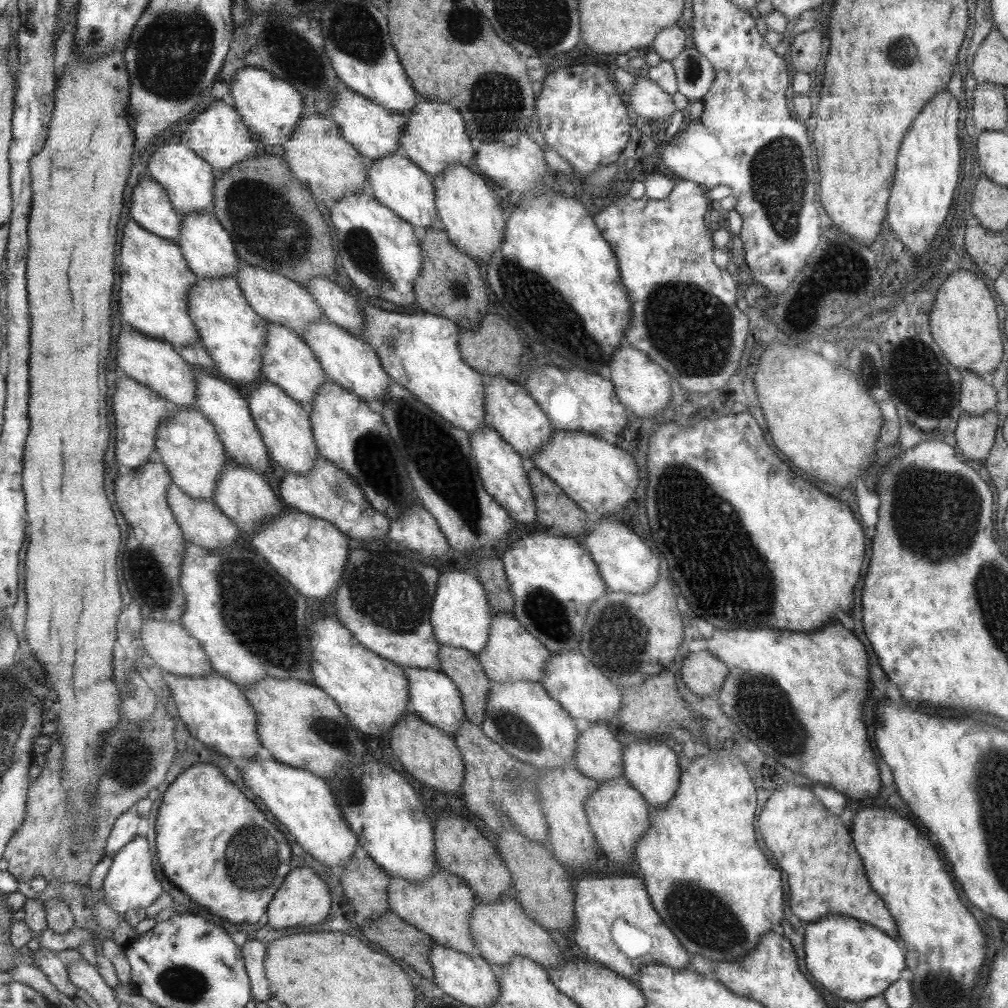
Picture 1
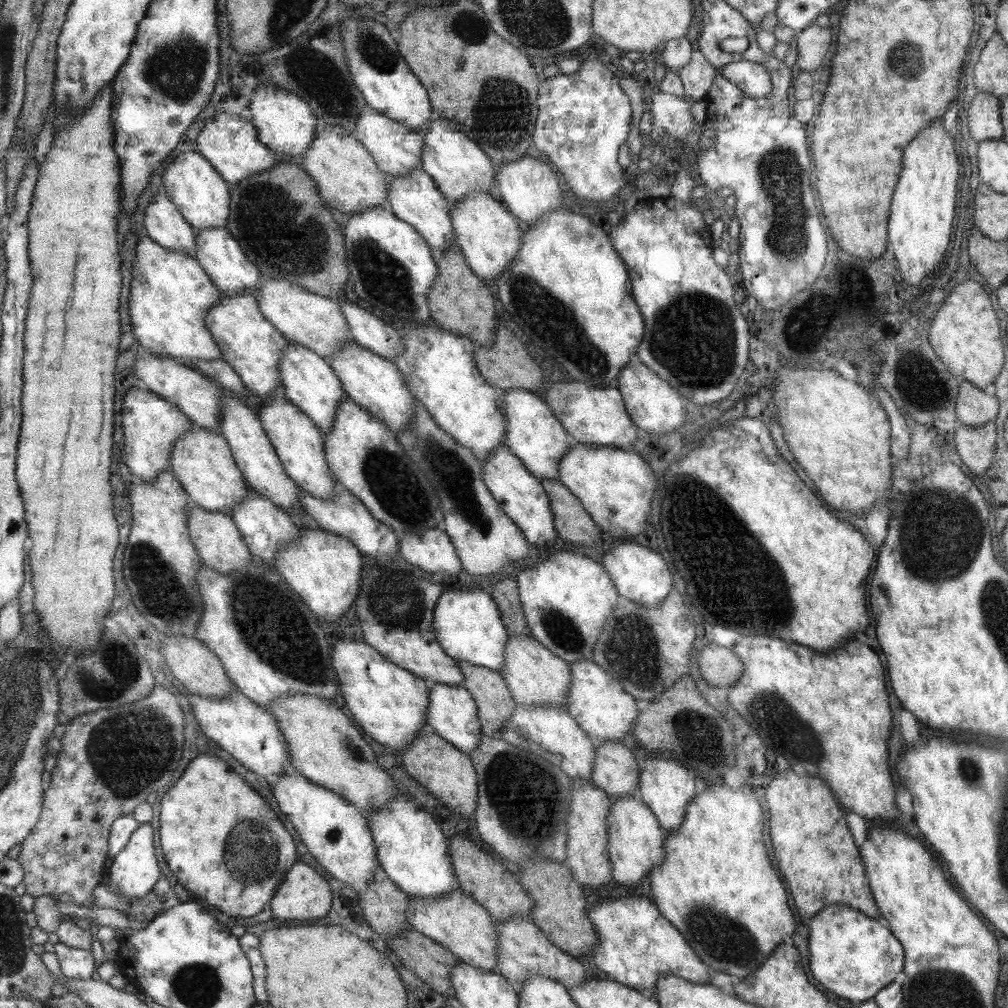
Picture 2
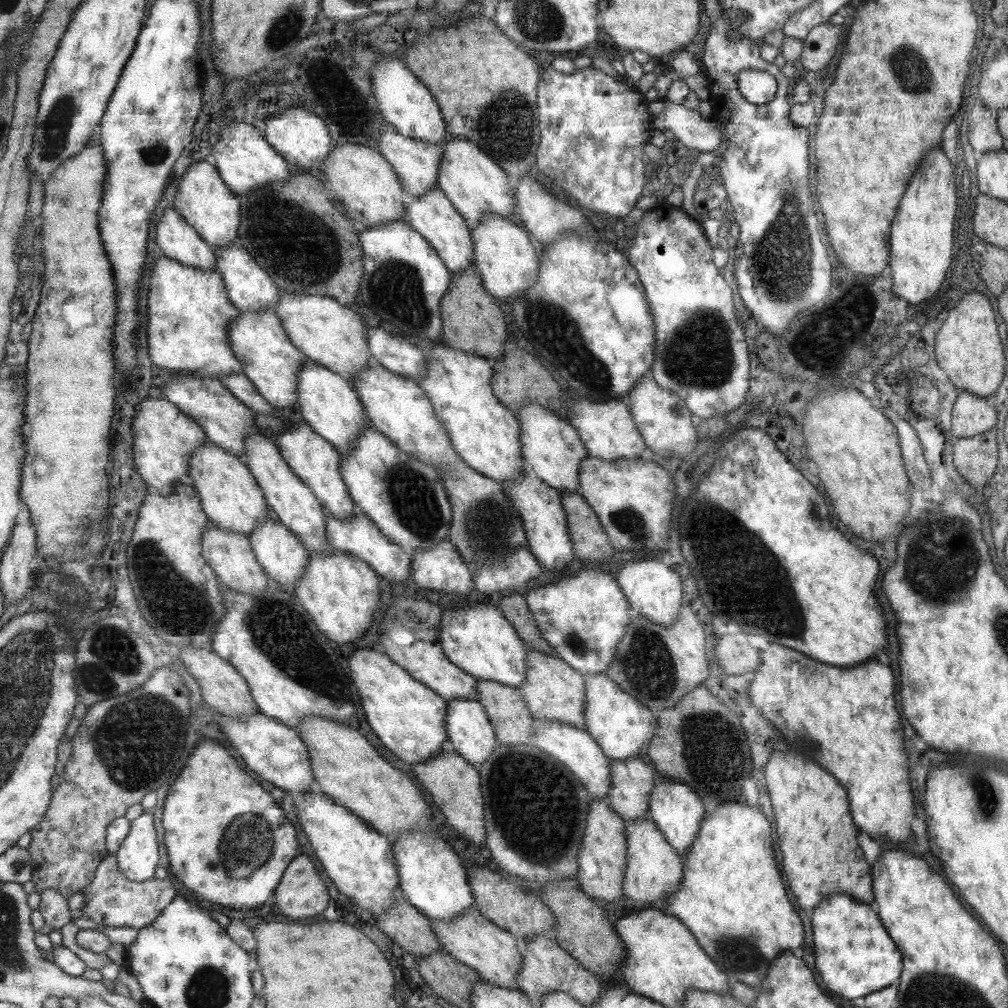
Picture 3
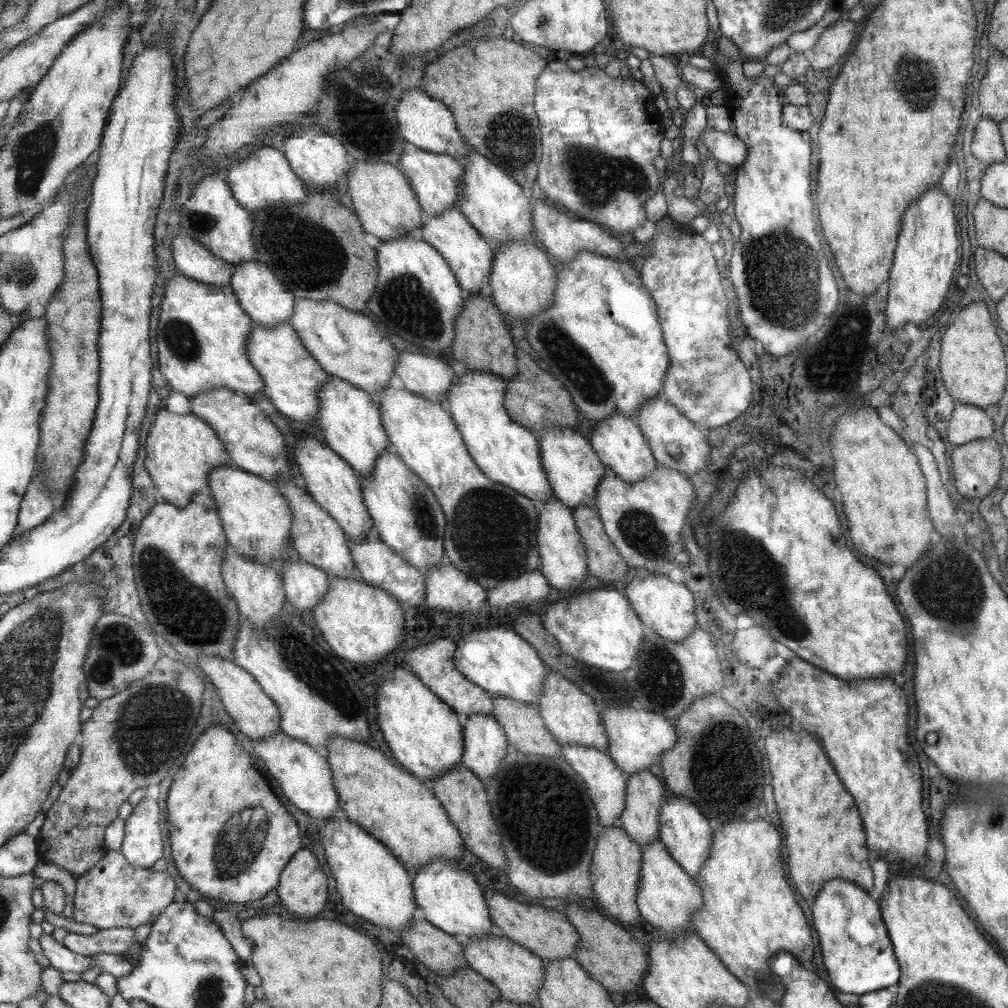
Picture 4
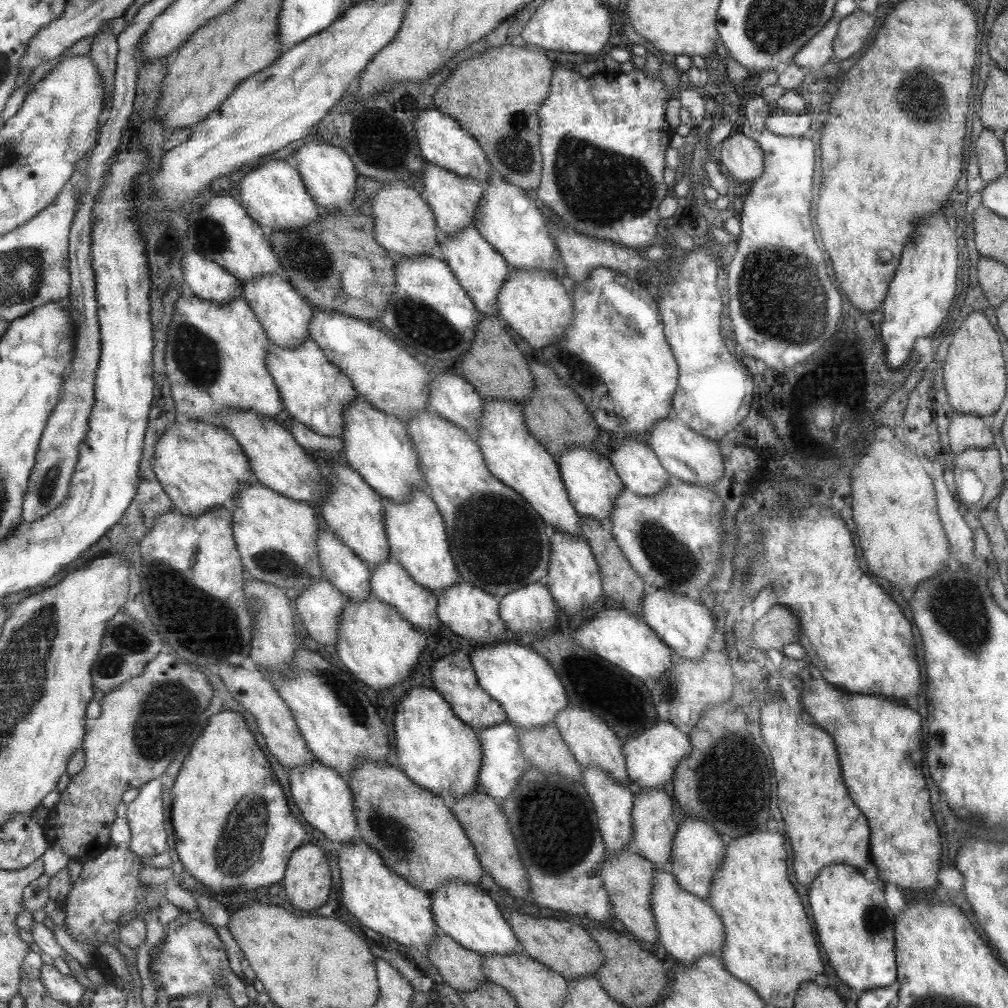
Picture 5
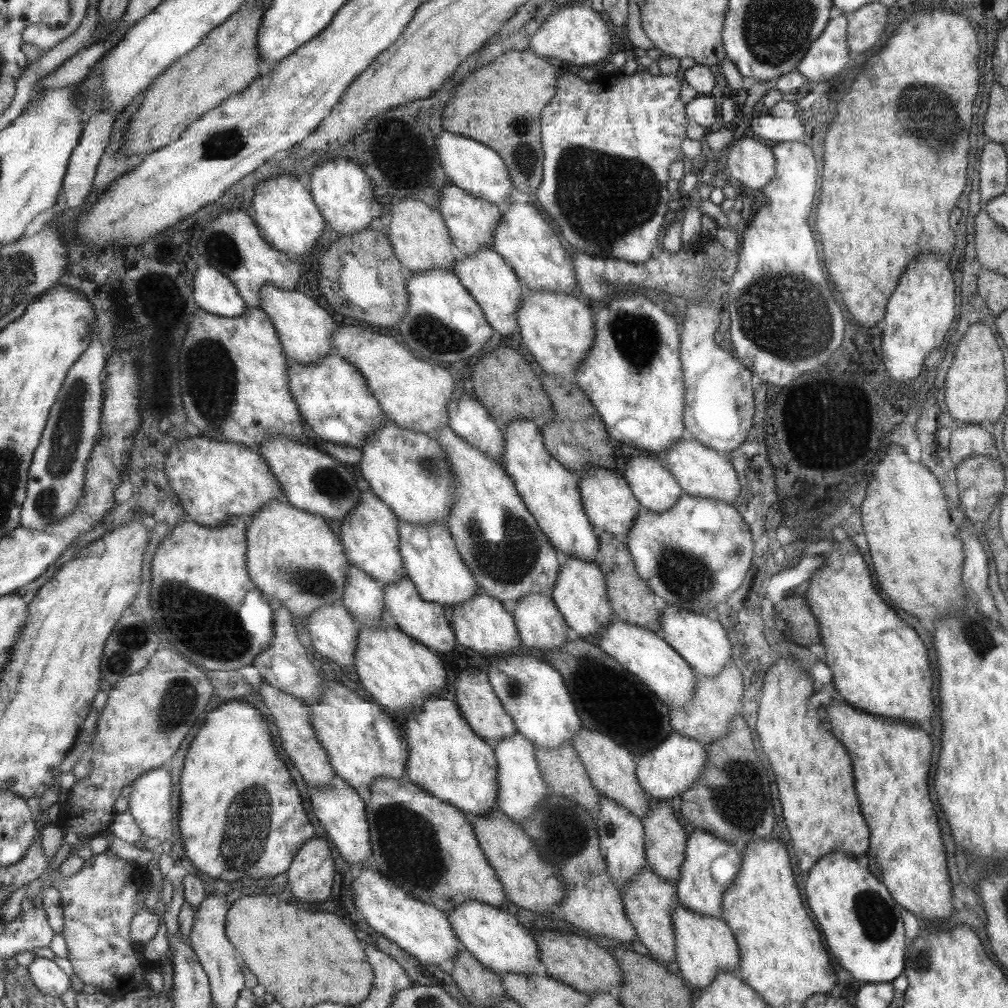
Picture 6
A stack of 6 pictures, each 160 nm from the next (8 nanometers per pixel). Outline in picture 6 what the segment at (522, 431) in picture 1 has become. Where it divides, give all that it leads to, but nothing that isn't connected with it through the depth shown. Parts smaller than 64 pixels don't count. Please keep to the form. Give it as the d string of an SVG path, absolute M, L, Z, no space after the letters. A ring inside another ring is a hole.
M598 468L590 470L589 474L581 474L580 490L582 505L588 515L588 522L592 523L597 533L613 534L614 537L626 540L627 533L633 525L633 519L643 509L640 502L632 494L631 488L619 472Z

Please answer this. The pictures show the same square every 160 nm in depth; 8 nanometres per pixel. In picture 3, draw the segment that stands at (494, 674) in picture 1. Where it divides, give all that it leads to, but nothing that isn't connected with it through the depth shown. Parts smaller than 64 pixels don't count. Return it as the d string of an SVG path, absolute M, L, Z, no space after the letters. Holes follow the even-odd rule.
M525 647L526 680L519 690L530 714L536 720L562 722L586 730L585 700L586 688L581 674L556 656L545 655Z

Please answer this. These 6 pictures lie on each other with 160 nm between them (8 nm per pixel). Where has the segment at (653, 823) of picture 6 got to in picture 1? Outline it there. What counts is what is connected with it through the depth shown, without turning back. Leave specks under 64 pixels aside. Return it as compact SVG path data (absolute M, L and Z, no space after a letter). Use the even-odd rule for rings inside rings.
M594 722L578 734L573 766L598 782L613 780L621 774L621 744L604 723Z

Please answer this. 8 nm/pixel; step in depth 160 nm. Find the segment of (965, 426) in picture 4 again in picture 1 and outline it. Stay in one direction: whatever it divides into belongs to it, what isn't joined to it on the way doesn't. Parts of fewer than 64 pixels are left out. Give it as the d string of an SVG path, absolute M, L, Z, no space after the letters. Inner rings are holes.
M962 369L961 410L973 416L979 416L987 410L993 410L997 404L995 389L984 383L981 376L967 369Z

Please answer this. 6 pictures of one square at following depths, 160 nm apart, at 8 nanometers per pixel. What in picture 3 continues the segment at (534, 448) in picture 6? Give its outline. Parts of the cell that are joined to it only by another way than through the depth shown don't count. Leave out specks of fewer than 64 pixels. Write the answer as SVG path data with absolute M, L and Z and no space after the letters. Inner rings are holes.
M439 342L435 350L427 350L428 371L426 376L419 380L423 390L432 398L436 413L445 423L446 429L452 438L456 451L475 470L478 470L486 477L499 481L515 480L517 474L522 474L527 468L522 459L522 444L520 426L516 414L504 405L494 393L492 385L493 377L496 376L494 361L483 358L479 354L469 354L464 350L455 350L444 342Z

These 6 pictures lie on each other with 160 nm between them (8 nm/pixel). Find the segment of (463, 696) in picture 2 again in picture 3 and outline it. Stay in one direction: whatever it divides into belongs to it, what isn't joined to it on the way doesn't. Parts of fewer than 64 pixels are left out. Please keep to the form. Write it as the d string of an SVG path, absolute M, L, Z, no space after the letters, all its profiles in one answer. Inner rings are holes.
M454 700L448 705L449 745L476 766L488 762L499 740L485 705L479 700Z

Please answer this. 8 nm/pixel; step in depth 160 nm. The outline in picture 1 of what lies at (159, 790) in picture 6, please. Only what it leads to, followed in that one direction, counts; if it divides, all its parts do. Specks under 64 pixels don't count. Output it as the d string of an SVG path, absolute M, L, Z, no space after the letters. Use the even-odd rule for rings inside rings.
M146 836L135 837L133 842L127 844L117 856L114 856L102 888L105 892L105 897L102 900L105 900L120 916L129 915L129 911L133 908L151 906L163 894L161 880L157 878L157 871L155 872L151 844Z

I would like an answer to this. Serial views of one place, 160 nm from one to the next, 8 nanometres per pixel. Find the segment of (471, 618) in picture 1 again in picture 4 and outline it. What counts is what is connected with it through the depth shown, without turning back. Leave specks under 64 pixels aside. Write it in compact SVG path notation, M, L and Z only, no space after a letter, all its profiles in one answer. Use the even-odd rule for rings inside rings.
M475 628L472 634L457 641L457 644L456 665L471 682L477 683L477 686L488 691L493 697L504 696L536 706L542 697L542 688L549 669L533 646L525 642L525 639L522 639L513 629Z

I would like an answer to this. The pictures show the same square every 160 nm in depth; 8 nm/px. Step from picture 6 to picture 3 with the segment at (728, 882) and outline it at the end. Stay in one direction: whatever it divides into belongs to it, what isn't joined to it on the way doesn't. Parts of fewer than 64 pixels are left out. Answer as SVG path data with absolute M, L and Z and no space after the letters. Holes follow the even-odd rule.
M662 777L661 782L658 782L656 788L652 790L648 803L647 818L653 821L661 834L664 834L664 838L672 845L673 850L680 855L681 859L690 852L704 817L703 804L695 796L691 786L672 782L669 778Z

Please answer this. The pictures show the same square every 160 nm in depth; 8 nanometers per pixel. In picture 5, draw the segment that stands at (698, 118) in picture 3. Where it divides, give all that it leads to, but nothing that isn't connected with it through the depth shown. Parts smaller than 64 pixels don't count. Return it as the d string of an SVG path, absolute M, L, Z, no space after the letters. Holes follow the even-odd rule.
M741 132L722 140L719 160L735 182L753 182L764 172L764 151Z

